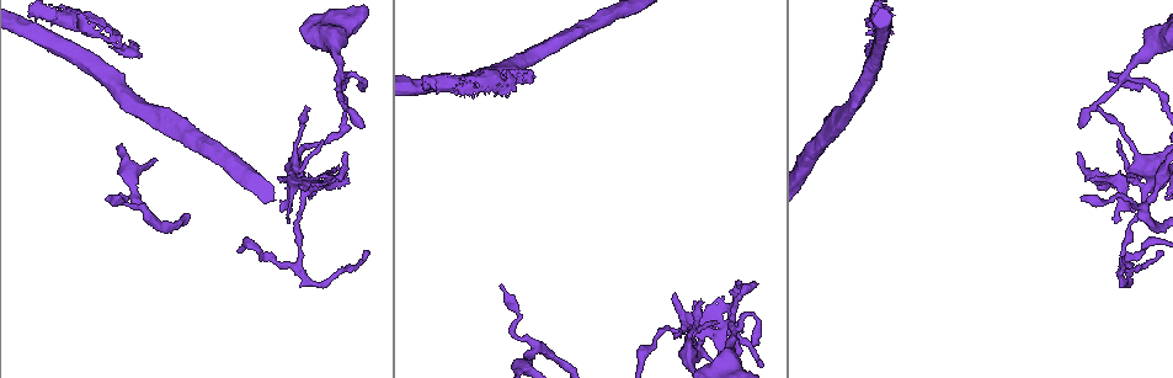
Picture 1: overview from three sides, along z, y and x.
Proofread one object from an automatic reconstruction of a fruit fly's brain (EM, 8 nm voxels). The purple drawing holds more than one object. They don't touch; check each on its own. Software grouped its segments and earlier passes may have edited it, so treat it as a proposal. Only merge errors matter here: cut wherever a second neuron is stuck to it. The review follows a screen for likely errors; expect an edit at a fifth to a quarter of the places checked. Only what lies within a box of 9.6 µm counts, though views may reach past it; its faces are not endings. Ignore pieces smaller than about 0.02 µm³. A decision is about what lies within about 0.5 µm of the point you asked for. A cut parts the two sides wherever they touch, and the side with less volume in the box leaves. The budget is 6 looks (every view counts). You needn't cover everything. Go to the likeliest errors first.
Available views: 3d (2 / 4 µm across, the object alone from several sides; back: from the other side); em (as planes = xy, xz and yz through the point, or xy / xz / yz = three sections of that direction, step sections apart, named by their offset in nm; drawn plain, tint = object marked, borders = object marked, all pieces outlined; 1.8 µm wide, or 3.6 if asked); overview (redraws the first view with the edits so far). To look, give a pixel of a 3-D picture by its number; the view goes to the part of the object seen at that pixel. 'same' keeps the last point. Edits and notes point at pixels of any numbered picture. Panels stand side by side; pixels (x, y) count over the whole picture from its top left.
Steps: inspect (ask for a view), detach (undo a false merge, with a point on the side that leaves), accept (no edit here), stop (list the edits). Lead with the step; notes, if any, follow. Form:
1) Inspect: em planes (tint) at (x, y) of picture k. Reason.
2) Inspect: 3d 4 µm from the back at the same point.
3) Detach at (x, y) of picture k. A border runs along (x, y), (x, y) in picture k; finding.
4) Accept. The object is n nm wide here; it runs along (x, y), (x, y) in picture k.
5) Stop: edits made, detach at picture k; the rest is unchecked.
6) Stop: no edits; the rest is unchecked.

Inspect: em xz step 8 (tint) at (1150, 183) of picture 1. Sudden change in width.

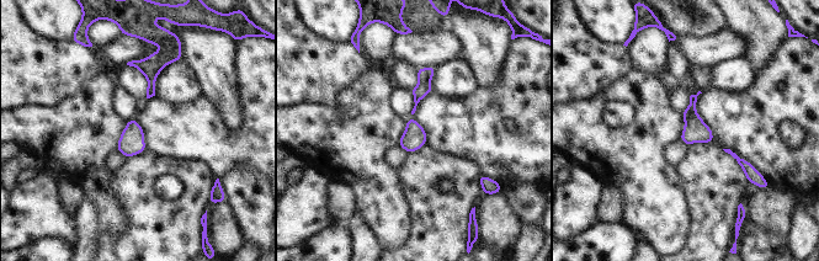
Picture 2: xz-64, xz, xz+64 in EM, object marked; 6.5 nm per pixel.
Inspect: em planes (tint) at the same point.

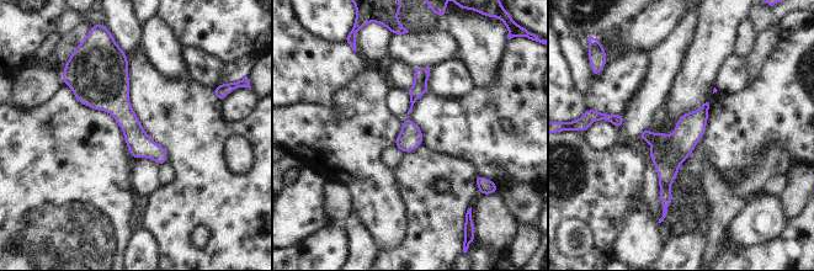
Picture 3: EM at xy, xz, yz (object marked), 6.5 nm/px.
Accept. It runs along (706, 106), (666, 158), (664, 203) in picture 3; all the same neuron.

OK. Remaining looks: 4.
Inspect: 3d 2 µm at (535, 351) of picture 1. A fork.

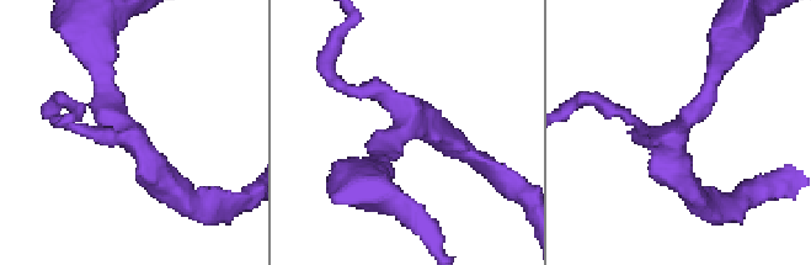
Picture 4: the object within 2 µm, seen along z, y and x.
Inspect: em planes (borders) at (135, 140) of picture 4. 3 arms meet here; now the EM.

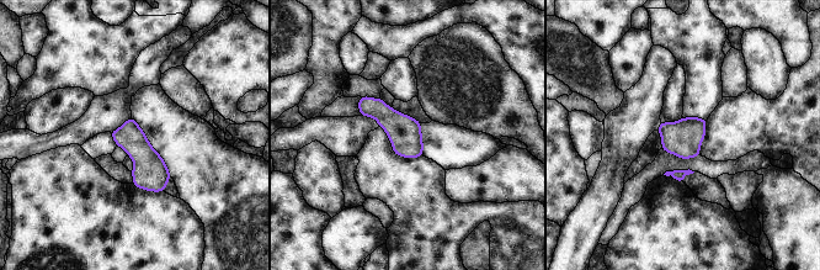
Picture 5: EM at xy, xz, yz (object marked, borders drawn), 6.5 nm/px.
Accept. Continuous, no second neuron.

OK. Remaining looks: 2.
Inspect: em planes (plain) at (301, 259) of picture 1. Arms part here.

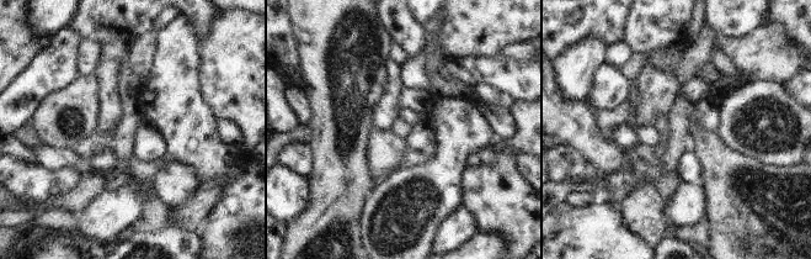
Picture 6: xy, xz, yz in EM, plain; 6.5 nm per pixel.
Inspect: em planes (tint) at the same point. Where the object lies.

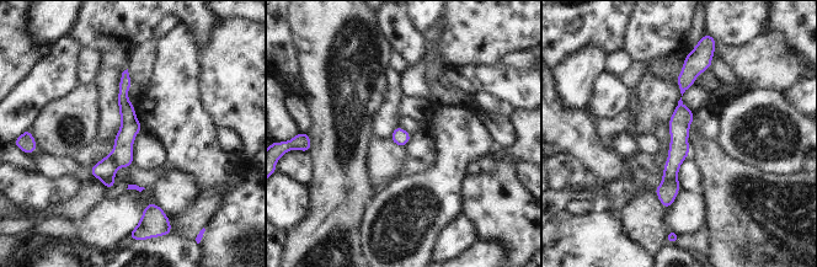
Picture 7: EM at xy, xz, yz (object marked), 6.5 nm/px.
Accept. The object is 110 nm wide here; all the same neuron.

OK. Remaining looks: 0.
Stop: no edits; the rest is unchecked.

